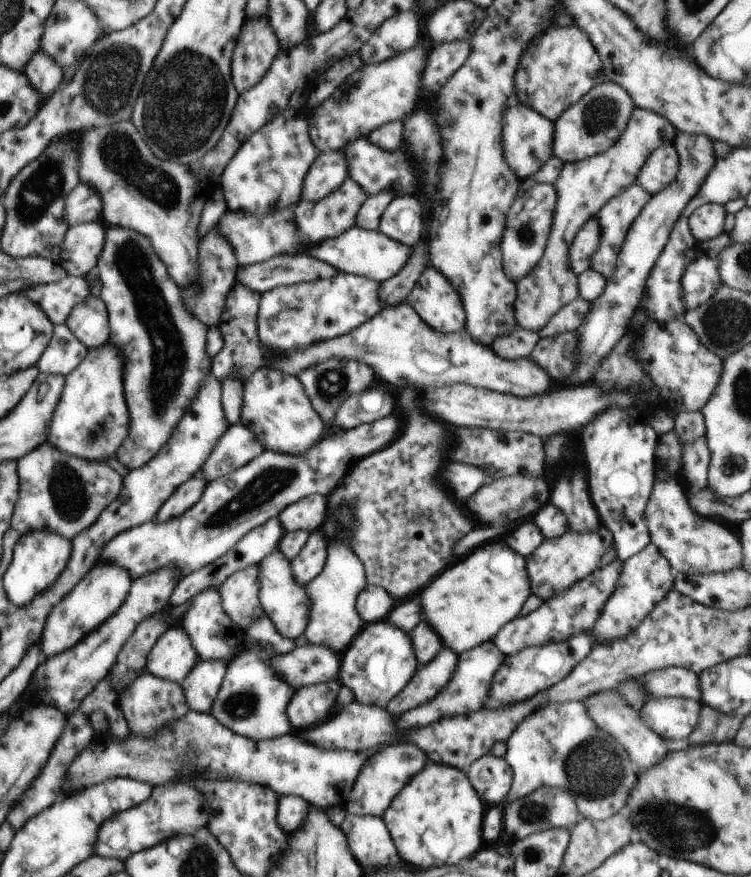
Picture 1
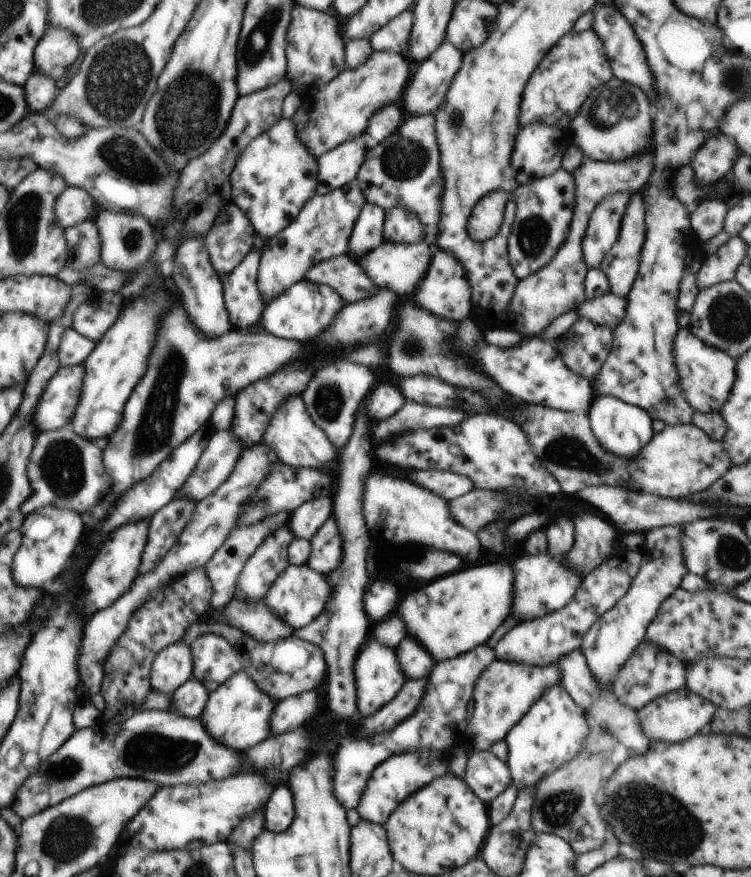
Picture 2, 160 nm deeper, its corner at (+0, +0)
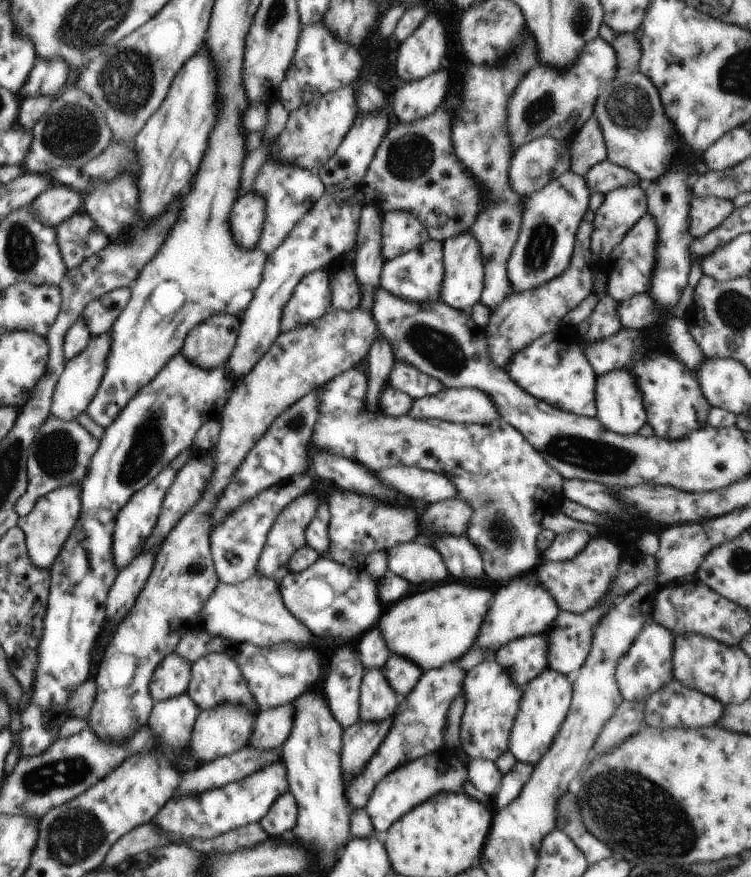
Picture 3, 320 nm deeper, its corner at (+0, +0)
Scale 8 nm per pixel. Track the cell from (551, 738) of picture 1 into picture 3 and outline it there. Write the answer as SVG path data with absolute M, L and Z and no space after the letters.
M548 666L522 691L523 695L510 733L509 751L518 761L534 766L546 754L568 714L573 686L570 677Z

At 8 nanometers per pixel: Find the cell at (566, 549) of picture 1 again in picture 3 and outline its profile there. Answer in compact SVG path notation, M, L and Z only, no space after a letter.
M534 574L525 575L519 581L511 581L504 586L496 587L474 646L496 654L498 649L513 640L546 632L560 611L554 597L539 584Z

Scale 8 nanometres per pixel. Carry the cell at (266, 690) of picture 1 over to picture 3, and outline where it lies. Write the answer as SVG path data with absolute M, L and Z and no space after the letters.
M220 705L213 709L200 711L187 744L189 754L202 765L230 753L238 752L248 742L256 715L257 711L251 713L242 707L232 705Z

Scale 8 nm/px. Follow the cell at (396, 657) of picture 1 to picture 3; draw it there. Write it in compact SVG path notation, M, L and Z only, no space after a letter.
M380 669L366 671L361 680L359 692L359 718L364 722L380 722L394 714L398 706L398 696L390 690L390 685Z

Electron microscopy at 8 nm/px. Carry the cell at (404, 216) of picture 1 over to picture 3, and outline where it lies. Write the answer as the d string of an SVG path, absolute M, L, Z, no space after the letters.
M387 211L382 216L381 253L385 261L430 241L426 227L408 211Z

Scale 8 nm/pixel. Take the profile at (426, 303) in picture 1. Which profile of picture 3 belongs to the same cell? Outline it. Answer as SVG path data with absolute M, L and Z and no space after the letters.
M468 231L447 238L443 243L443 265L445 268L441 300L449 307L471 314L472 307L481 299L484 288L485 266L478 241Z

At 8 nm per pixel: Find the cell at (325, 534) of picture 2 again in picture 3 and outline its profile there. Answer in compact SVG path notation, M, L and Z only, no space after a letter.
M335 491L326 500L329 504L329 552L322 555L347 567L362 564L370 552L388 550L400 542L418 539L419 514L411 504L386 504L366 494Z

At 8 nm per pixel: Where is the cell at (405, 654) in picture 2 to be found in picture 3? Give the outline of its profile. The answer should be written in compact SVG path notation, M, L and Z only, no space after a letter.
M389 656L383 664L384 678L396 694L406 696L415 687L423 670L409 660L402 660L398 656Z

